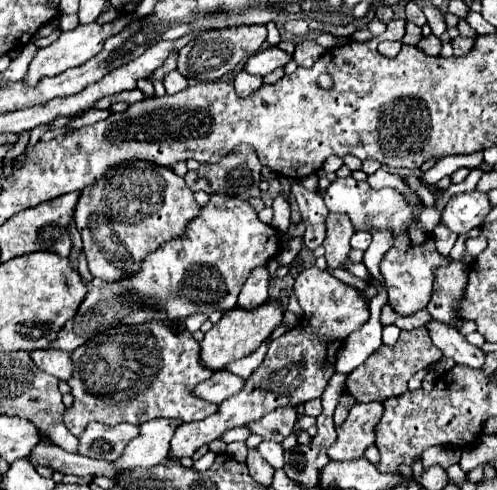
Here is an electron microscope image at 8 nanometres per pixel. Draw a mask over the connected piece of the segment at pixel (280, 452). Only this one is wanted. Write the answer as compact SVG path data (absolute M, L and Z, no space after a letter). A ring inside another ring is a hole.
M262 441L256 449L262 453L262 457L274 469L282 469L282 465L284 465L284 449L282 449L280 443L276 443L276 441Z

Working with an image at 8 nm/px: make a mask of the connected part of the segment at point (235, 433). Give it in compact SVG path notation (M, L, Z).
M240 427L240 429L232 429L228 433L222 435L222 441L232 443L232 441L246 441L250 437L250 429L248 427Z

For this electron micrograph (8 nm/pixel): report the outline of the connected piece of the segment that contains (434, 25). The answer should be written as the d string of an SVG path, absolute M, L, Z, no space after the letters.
M424 7L422 11L424 11L424 15L426 15L428 23L430 23L432 35L440 37L440 35L446 31L446 21L444 21L444 15L442 15L442 11L440 11L440 9L436 9L436 7Z

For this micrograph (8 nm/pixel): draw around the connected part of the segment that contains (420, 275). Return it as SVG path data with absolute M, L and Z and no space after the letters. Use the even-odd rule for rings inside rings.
M352 177L346 179L336 179L330 183L330 187L322 193L324 203L328 211L332 213L342 213L348 215L354 229L358 231L368 231L370 227L374 229L392 229L396 233L394 247L386 253L384 261L380 263L380 271L384 275L384 283L388 289L388 303L392 309L400 315L410 315L418 309L426 309L430 295L432 295L432 281L434 281L434 271L442 265L446 265L450 259L442 257L436 247L432 235L426 235L418 229L416 217L418 211L424 205L410 207L402 193L396 189L372 189L366 181L356 181Z

